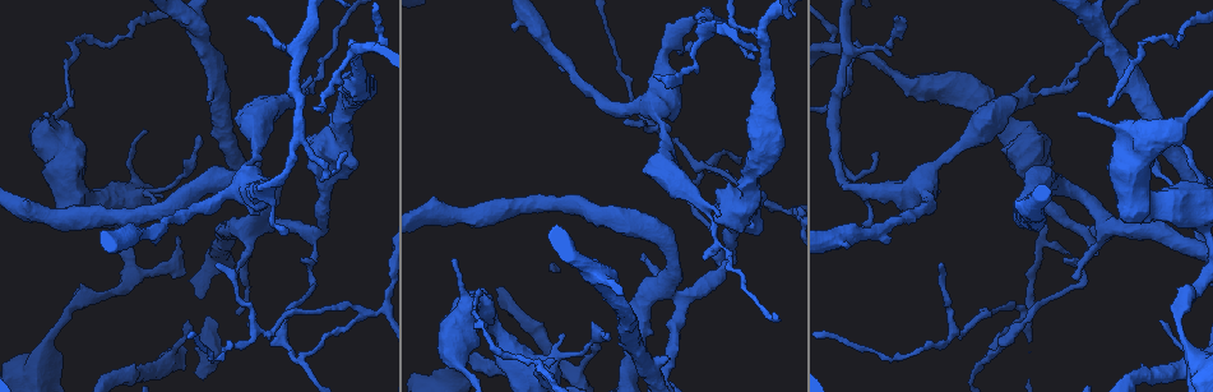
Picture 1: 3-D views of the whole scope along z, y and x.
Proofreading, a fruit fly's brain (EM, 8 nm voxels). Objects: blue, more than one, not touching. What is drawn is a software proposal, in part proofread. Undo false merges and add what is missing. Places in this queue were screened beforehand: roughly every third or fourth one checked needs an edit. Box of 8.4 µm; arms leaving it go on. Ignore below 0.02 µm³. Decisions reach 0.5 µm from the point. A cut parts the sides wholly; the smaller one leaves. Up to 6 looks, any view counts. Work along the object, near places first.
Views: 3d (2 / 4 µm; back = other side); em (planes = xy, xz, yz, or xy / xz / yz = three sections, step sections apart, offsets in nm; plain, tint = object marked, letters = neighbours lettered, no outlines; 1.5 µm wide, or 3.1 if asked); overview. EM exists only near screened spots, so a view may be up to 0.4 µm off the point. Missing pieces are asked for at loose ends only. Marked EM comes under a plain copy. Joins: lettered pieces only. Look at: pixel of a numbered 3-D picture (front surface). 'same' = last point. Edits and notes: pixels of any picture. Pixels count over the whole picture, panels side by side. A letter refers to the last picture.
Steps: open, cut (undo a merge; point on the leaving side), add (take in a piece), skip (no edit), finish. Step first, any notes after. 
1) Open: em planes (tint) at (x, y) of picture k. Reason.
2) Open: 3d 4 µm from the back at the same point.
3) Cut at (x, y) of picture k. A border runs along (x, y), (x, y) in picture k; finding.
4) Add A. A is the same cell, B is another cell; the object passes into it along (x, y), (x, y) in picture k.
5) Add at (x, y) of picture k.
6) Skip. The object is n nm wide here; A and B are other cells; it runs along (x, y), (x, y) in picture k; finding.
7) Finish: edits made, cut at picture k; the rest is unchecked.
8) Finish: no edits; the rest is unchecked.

Open: em yz step 4 (tint) at (459, 367) of picture 1. Thick turns thin.

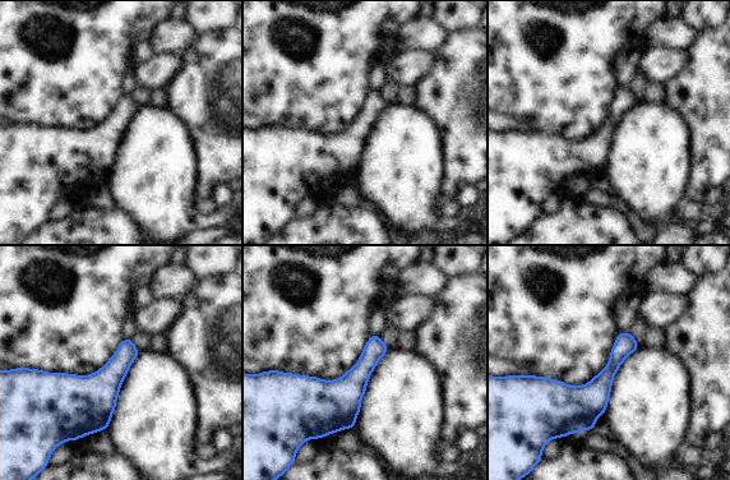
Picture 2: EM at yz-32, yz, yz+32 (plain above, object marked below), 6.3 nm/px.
Open: em planes (tint) at the same point.

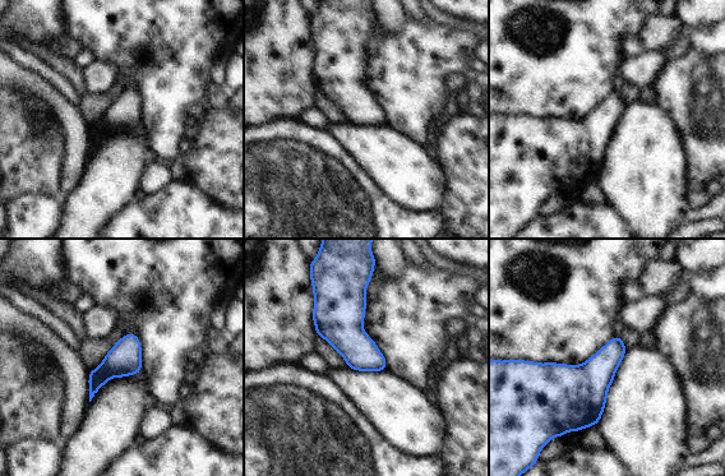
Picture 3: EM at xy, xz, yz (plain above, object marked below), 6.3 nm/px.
Open: em planes (letters) at the same point.

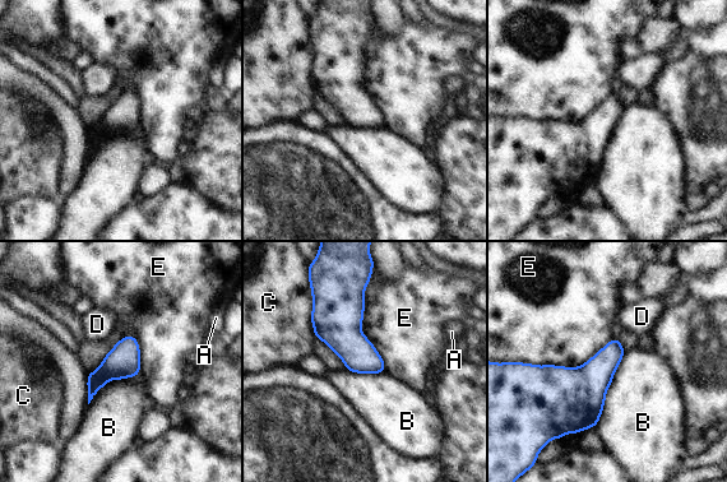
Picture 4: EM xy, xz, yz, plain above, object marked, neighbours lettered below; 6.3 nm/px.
Skip. The longest contact is with E, 600 nm; A, B, C, D and E are other cells; a border runs along (626, 351), (594, 426) in picture 4; one cell here.

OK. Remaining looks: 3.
Open: 3d 4 µm at (551, 361) of picture 1. Tapers out.

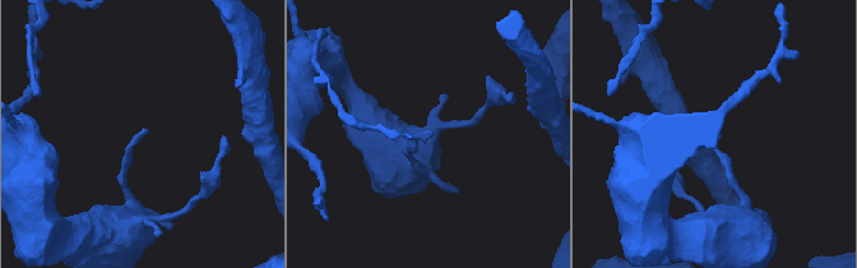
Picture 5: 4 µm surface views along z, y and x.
Open: em xz step 8 (tint) at (433, 134) of picture 5. Now the EM.

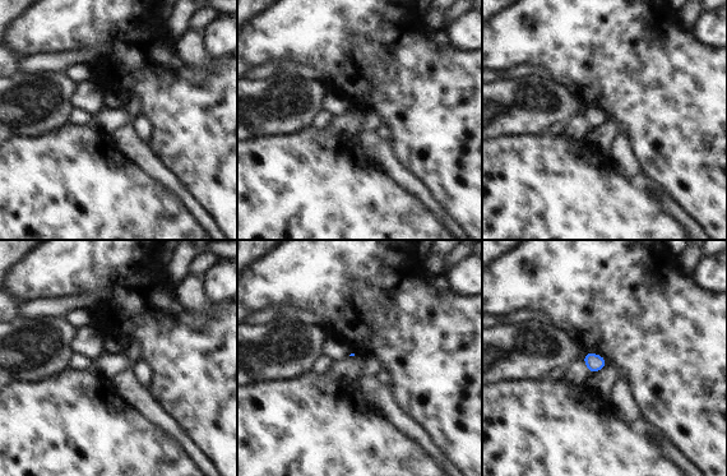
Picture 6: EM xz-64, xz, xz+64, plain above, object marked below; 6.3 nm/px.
Open: em planes (letters) at the same point. Cut it another way.

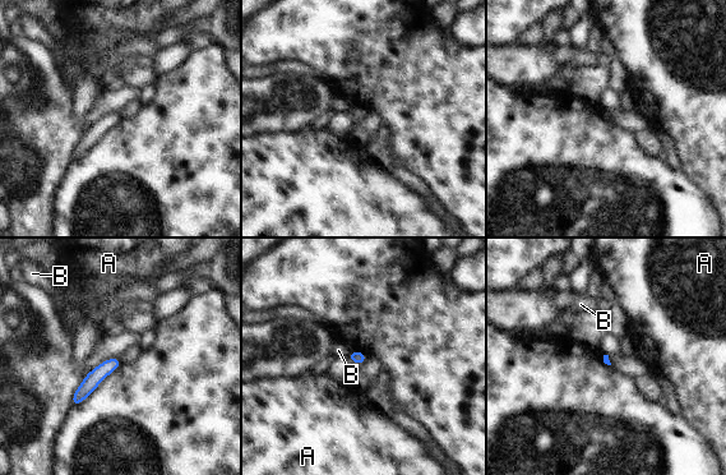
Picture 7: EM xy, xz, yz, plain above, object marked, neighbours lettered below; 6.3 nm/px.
Skip. A and B are other cells; it runs along (115, 360), (87, 386), (75, 401) in picture 7; none of them fits.

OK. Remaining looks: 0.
Finish: no edits; the rest is unchecked.

